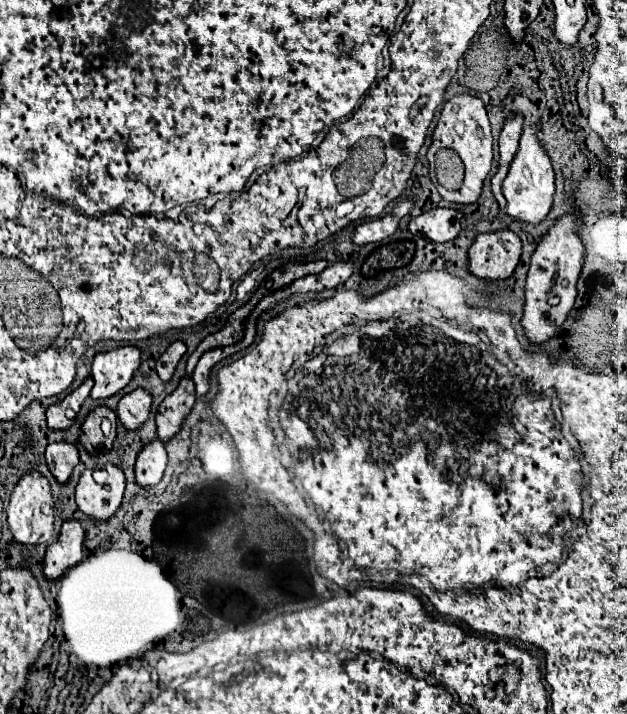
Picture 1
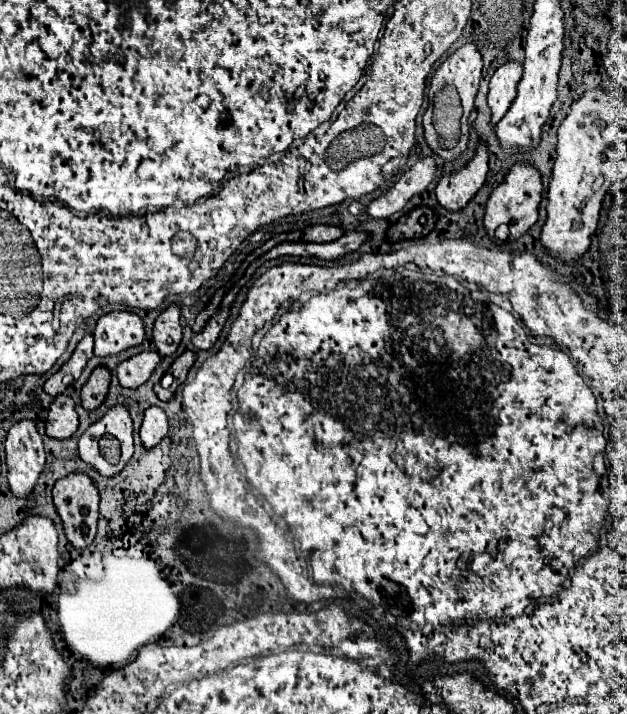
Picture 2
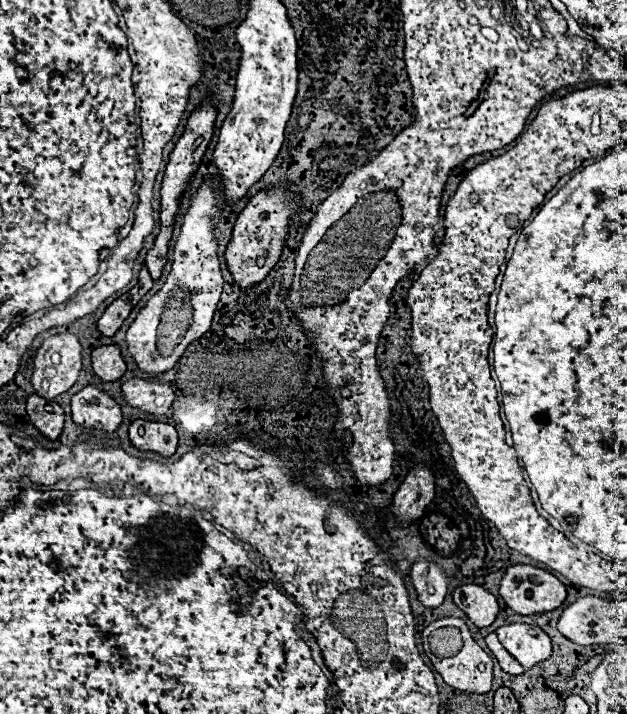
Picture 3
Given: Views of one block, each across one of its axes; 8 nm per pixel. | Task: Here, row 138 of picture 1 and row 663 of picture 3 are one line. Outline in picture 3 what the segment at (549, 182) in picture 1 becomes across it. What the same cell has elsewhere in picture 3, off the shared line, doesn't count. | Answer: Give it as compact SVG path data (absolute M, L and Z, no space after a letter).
M508 624L496 630L502 646L524 666L532 668L550 658L552 644L546 632L534 624Z

